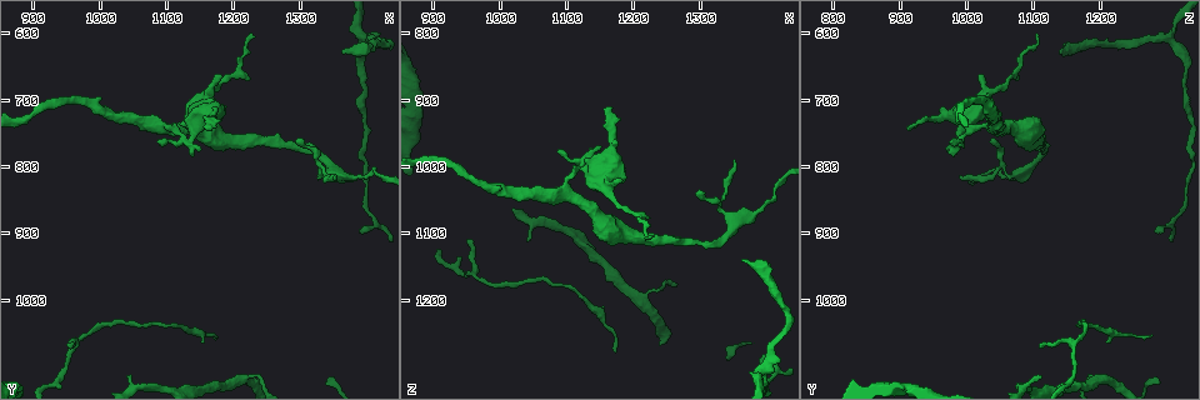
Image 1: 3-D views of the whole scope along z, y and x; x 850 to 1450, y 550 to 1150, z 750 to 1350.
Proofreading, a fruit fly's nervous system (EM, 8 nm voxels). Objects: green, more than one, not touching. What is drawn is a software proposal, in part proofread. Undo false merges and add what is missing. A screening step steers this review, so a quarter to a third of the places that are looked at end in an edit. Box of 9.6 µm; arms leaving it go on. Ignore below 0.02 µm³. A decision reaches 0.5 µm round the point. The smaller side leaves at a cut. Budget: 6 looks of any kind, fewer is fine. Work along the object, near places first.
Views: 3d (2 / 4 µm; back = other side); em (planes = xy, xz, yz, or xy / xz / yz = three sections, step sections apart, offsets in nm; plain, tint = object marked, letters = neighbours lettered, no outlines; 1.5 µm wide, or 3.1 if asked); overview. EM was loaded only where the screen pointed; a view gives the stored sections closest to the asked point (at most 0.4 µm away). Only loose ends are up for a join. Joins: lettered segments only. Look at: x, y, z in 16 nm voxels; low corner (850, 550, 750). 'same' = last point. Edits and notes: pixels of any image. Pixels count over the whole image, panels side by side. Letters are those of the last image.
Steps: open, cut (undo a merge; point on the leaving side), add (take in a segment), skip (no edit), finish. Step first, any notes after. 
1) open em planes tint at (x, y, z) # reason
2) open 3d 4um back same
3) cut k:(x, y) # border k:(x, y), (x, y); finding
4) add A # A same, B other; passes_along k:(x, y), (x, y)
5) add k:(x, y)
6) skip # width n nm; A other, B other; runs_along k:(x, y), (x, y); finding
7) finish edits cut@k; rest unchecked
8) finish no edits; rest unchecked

open em xy step 4 tint at (1160, 745, 910) # free end

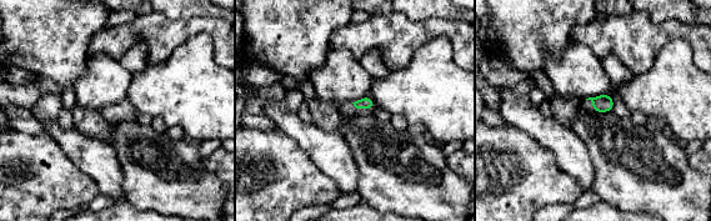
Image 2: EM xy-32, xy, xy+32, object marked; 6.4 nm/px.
open em planes letters same

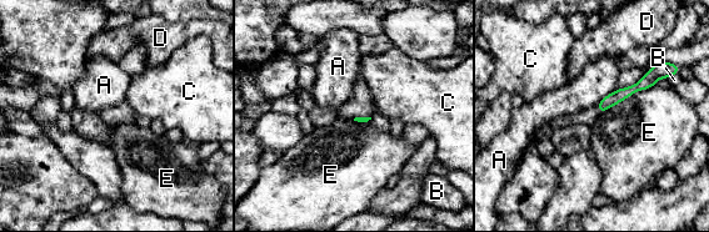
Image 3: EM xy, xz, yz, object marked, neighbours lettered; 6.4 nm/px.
skip # A other, B other, C other, D other, E other; runs_along 3:(658, 74), (600, 107); no lettered segment goes on from it

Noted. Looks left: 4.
open em planes tint at (1400, 820, 1050) # thick turns thin

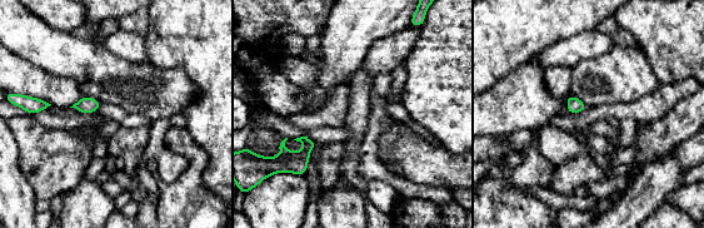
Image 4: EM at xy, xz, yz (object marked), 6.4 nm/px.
open em planes letters same # see the neighbours

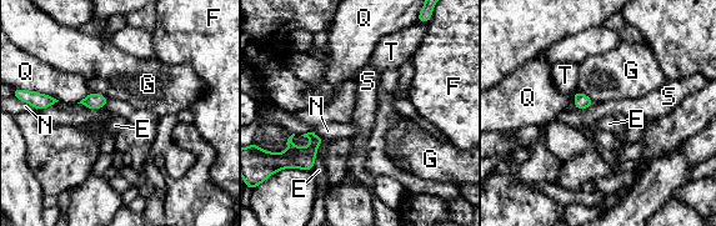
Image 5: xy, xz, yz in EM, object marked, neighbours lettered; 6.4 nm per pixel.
skip # E other, F other, G other, N other, Q other, S other, T other; border 5:(595, 104), (575, 109); one neuron here

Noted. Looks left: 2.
finish no edits; rest unchecked

